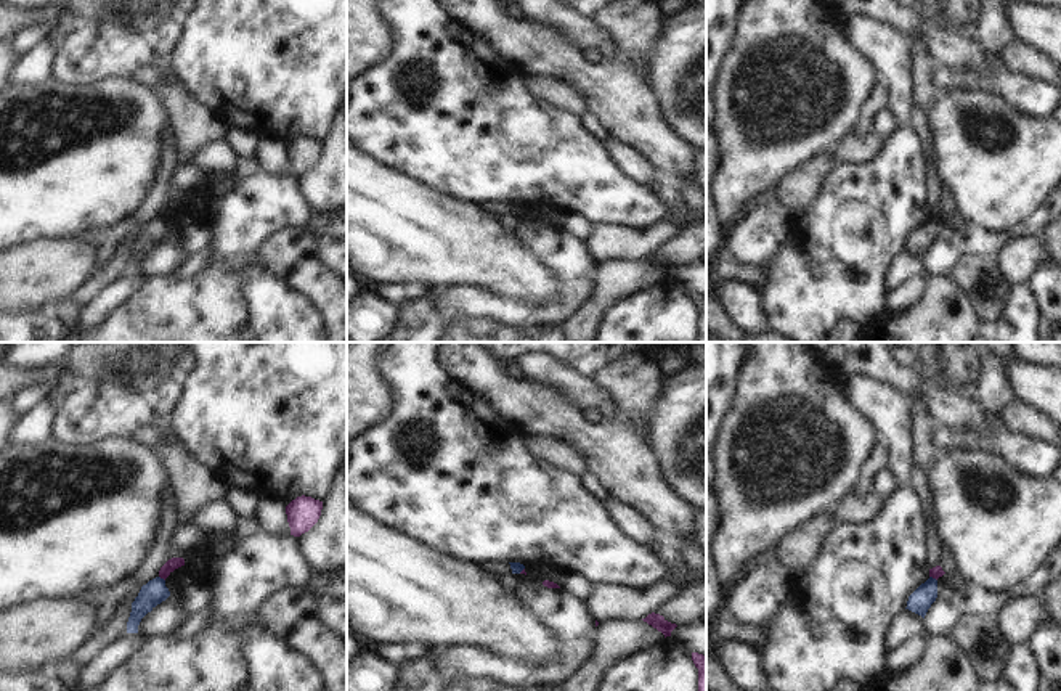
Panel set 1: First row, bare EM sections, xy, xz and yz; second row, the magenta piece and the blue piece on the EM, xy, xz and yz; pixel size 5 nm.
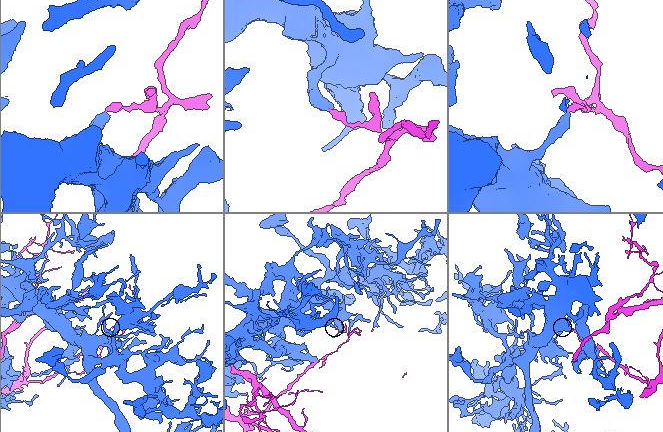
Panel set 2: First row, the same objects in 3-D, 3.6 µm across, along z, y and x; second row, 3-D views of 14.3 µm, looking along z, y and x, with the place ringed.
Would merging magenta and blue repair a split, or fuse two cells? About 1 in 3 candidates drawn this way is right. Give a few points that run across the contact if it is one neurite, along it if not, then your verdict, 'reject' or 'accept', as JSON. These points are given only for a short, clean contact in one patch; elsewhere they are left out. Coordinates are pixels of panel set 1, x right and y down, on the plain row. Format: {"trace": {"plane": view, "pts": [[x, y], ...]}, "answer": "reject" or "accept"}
{"trace": {"plane": "xy", "pts": [[159, 216], [164, 220]]}, "answer": "reject"}

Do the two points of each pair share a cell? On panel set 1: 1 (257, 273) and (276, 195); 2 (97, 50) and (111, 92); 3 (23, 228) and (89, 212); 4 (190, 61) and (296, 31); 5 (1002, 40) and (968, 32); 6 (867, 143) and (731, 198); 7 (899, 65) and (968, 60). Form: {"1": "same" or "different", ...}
{"1": "same", "2": "different", "3": "same", "4": "same", "5": "same", "6": "different", "7": "different"}

